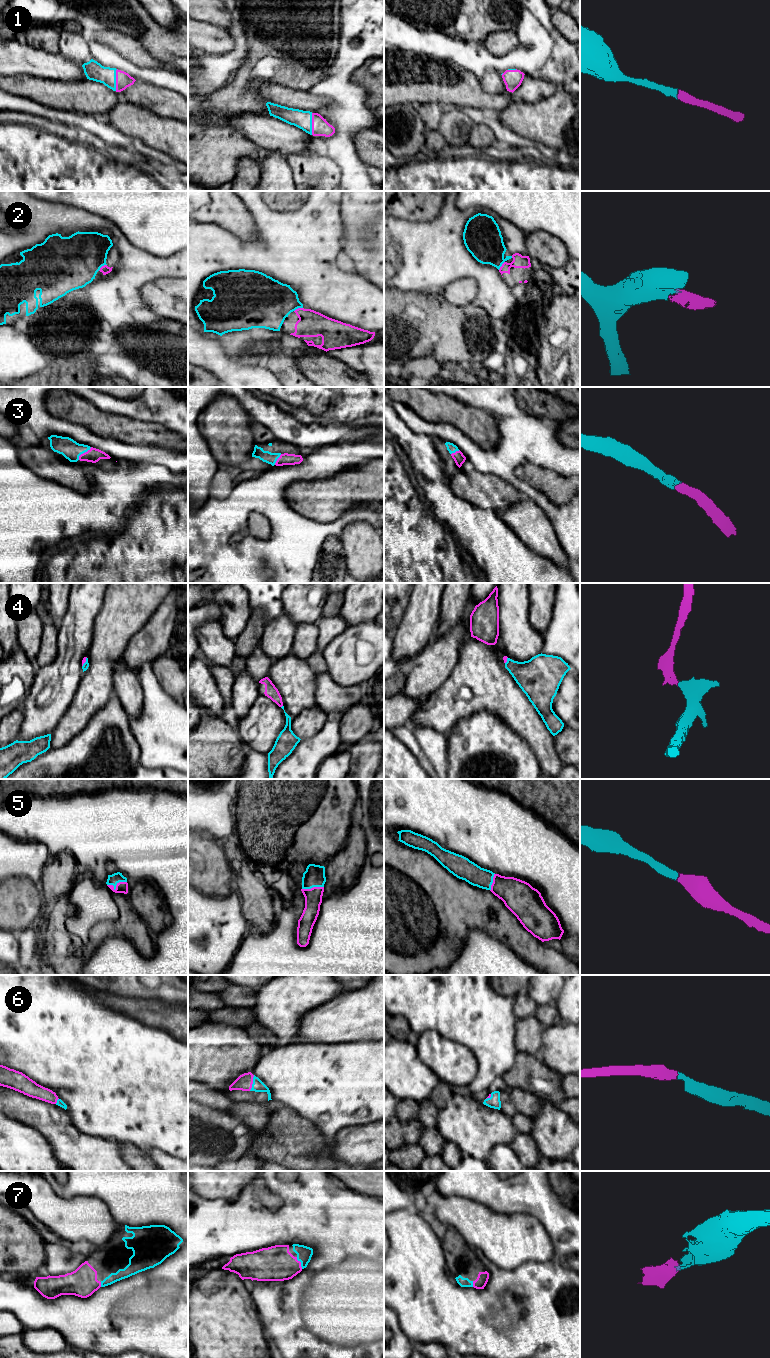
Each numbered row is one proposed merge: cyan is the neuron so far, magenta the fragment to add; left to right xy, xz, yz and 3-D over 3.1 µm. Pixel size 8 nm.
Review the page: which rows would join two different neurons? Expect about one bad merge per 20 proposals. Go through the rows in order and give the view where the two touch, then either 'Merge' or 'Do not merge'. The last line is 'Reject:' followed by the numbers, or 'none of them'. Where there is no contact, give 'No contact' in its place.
1: Touches cyan in xy. Merge
2: Touches cyan in xy. Merge
3: Touches cyan in xy. Merge
4: Touches cyan in xy. Merge
5: Touches cyan in xy. Merge
6: Touches cyan in xz. Merge
7: Touches cyan in xz. Merge
Reject: none of them

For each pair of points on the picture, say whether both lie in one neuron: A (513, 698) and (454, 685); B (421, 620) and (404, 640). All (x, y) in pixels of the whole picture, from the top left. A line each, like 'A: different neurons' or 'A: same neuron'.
A: same neuron
B: same neuron

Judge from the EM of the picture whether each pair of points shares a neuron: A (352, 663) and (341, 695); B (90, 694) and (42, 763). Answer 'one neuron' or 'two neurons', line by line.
A: two neurons
B: two neurons

